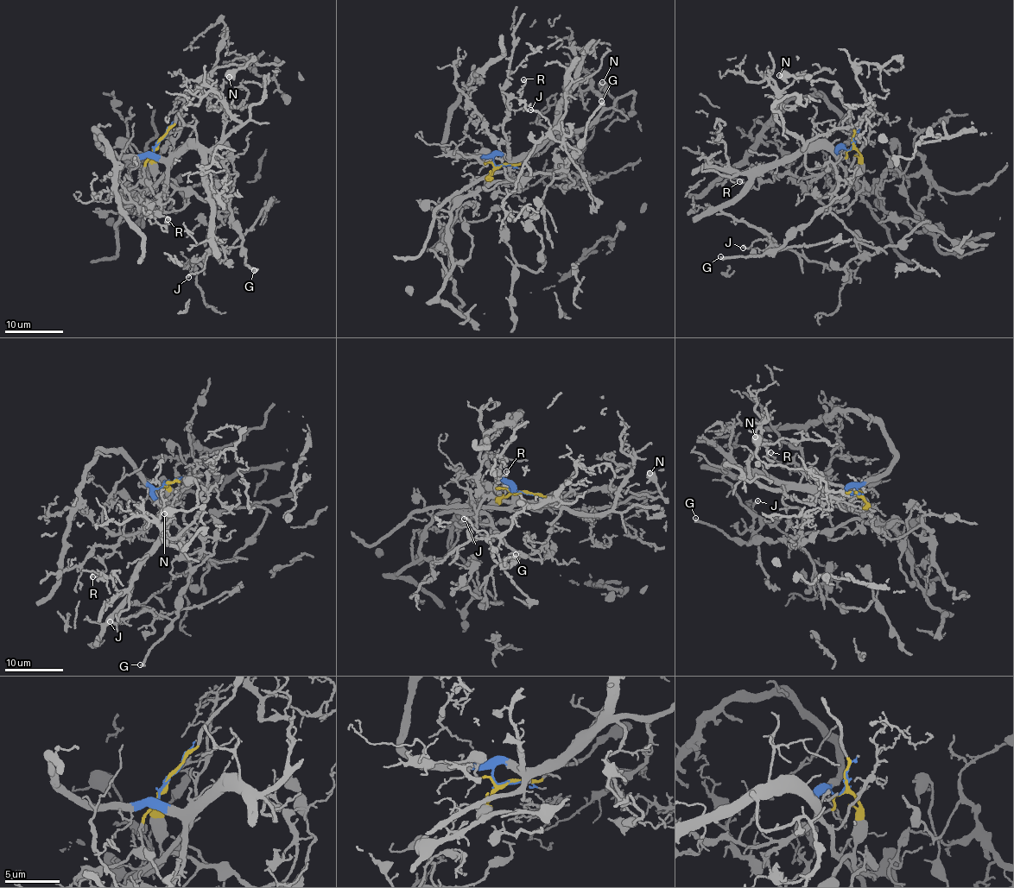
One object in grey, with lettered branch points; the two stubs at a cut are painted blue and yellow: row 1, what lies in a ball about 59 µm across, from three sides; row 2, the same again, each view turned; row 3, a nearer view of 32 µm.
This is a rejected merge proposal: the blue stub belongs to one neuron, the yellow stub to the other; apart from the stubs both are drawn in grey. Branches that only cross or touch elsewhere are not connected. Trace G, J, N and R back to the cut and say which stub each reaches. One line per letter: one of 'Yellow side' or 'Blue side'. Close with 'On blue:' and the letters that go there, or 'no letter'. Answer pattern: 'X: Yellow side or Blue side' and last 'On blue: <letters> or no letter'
G: Yellow side
J: Yellow side
N: Yellow side
R: Blue side
On blue: R

